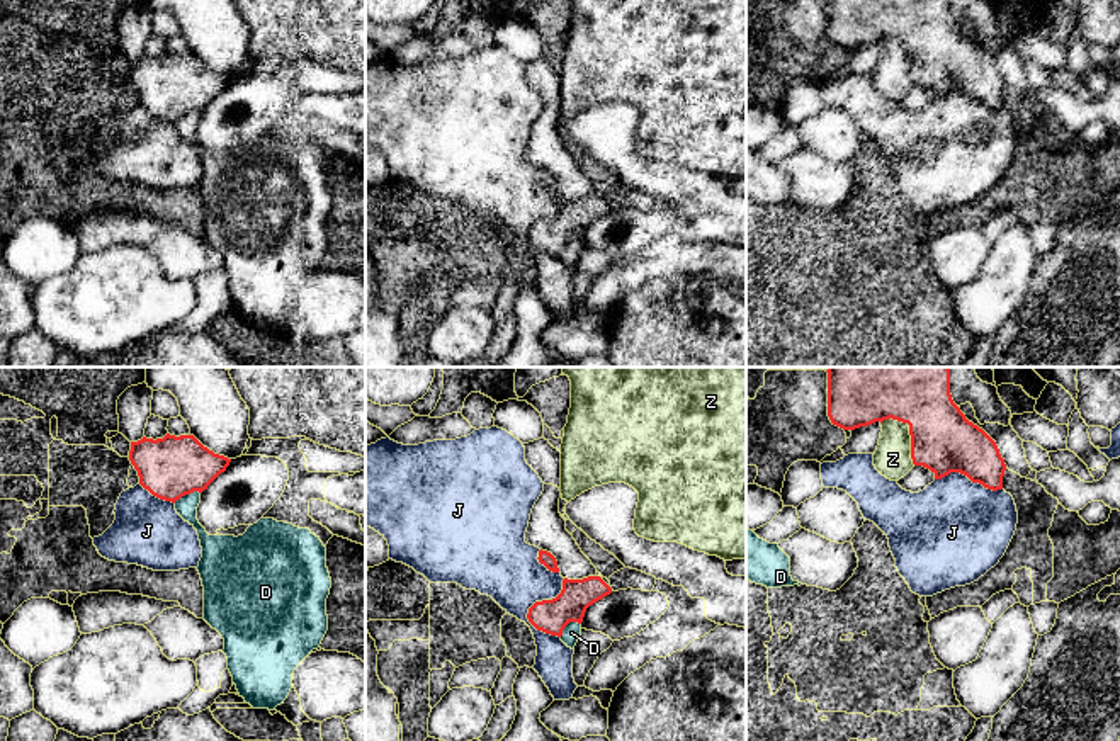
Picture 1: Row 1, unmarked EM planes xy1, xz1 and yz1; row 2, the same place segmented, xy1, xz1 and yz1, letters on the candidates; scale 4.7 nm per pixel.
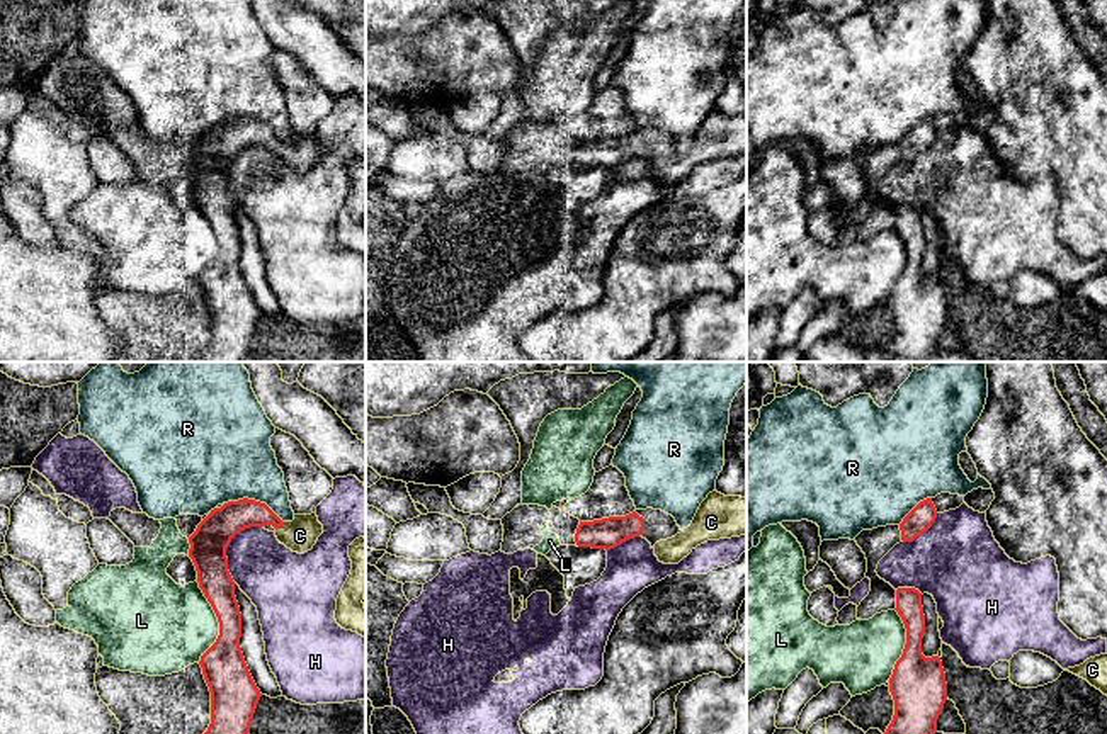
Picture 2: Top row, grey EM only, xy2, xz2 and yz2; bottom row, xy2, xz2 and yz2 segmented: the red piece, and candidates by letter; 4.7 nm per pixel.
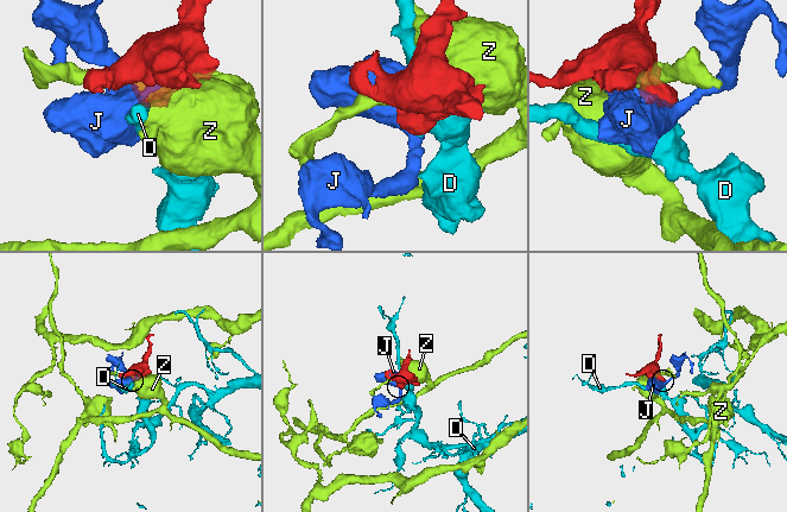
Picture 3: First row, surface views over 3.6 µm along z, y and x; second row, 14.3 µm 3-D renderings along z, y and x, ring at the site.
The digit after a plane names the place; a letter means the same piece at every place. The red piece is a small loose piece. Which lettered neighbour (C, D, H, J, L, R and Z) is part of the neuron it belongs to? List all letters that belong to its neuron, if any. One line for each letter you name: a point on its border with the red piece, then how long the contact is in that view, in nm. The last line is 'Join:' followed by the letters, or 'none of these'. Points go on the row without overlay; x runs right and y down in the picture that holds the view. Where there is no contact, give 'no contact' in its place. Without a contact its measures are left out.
C: meets red in xy2 at (281, 145); contact 70 nm long
Join: C

